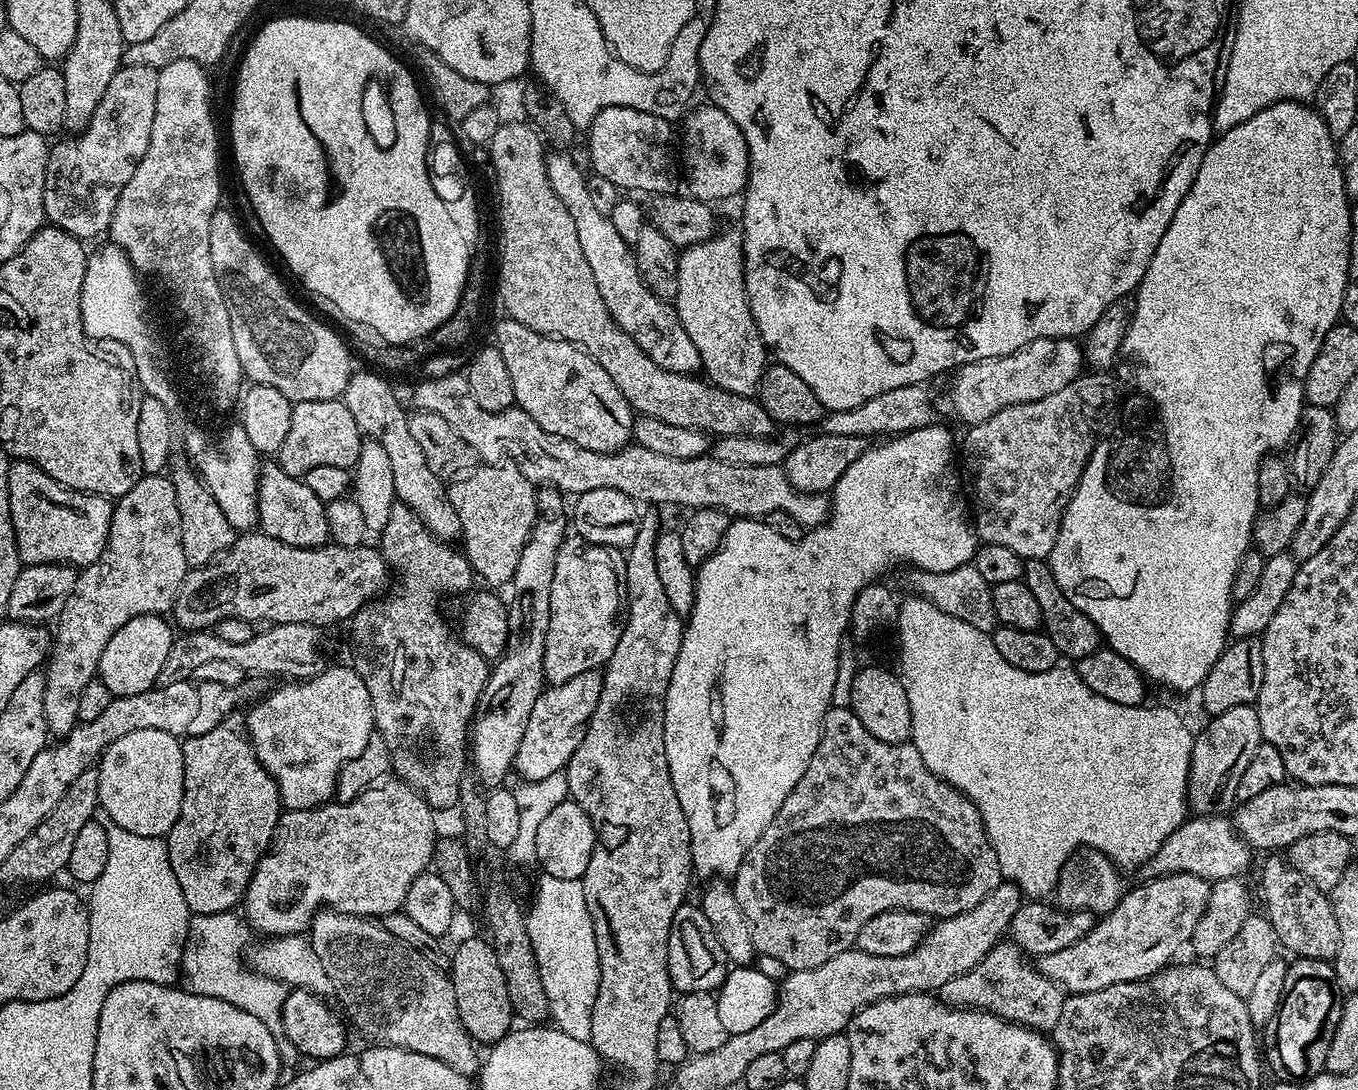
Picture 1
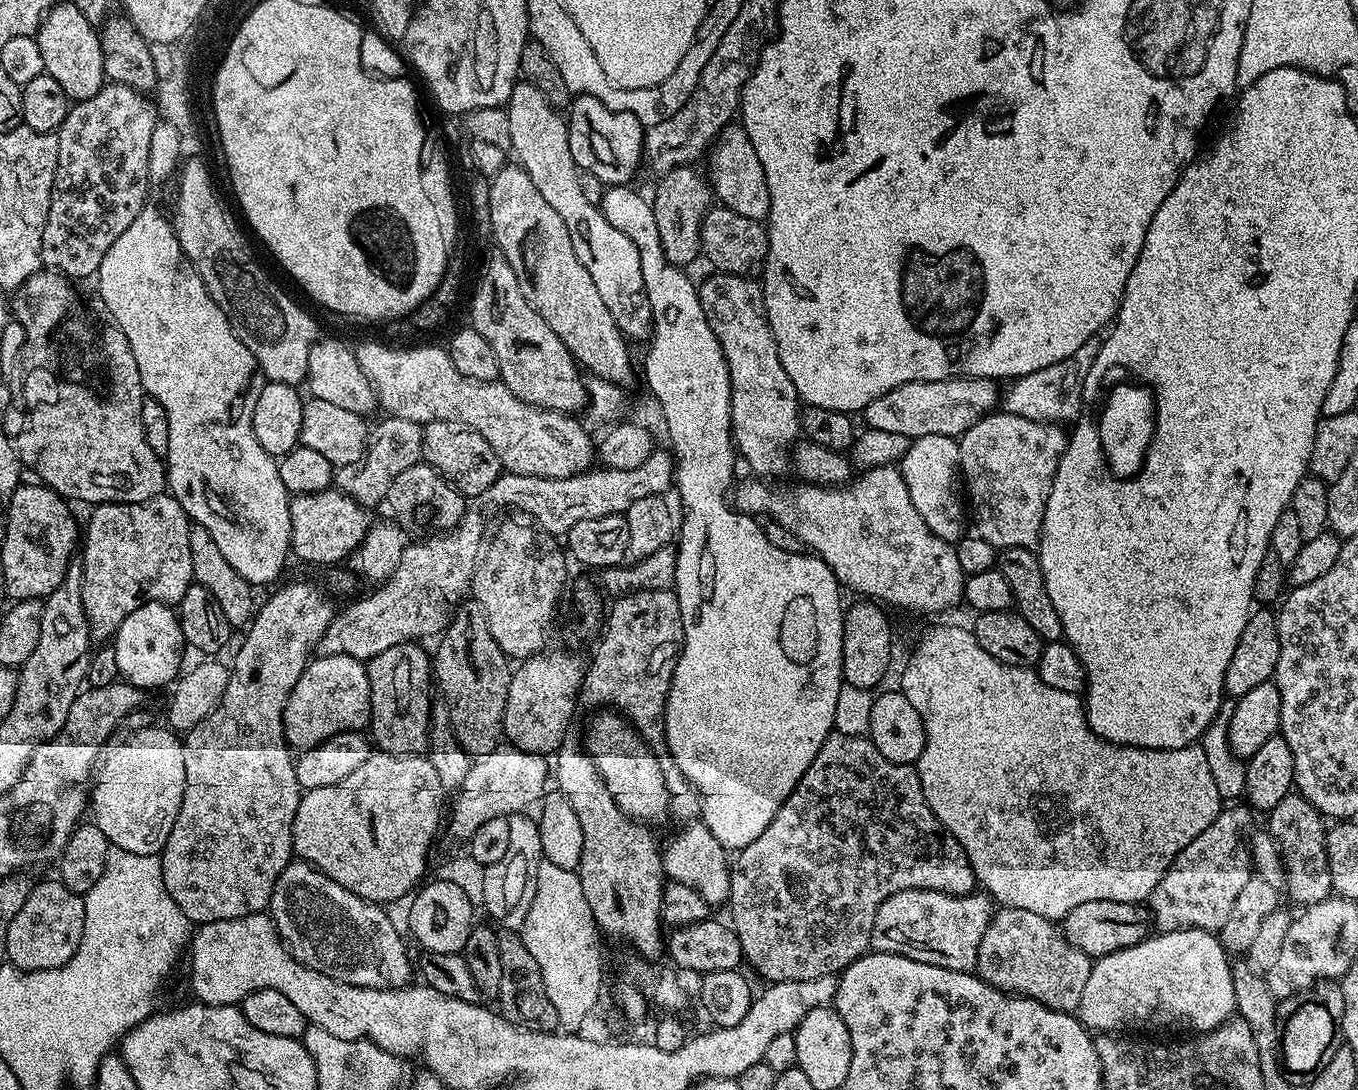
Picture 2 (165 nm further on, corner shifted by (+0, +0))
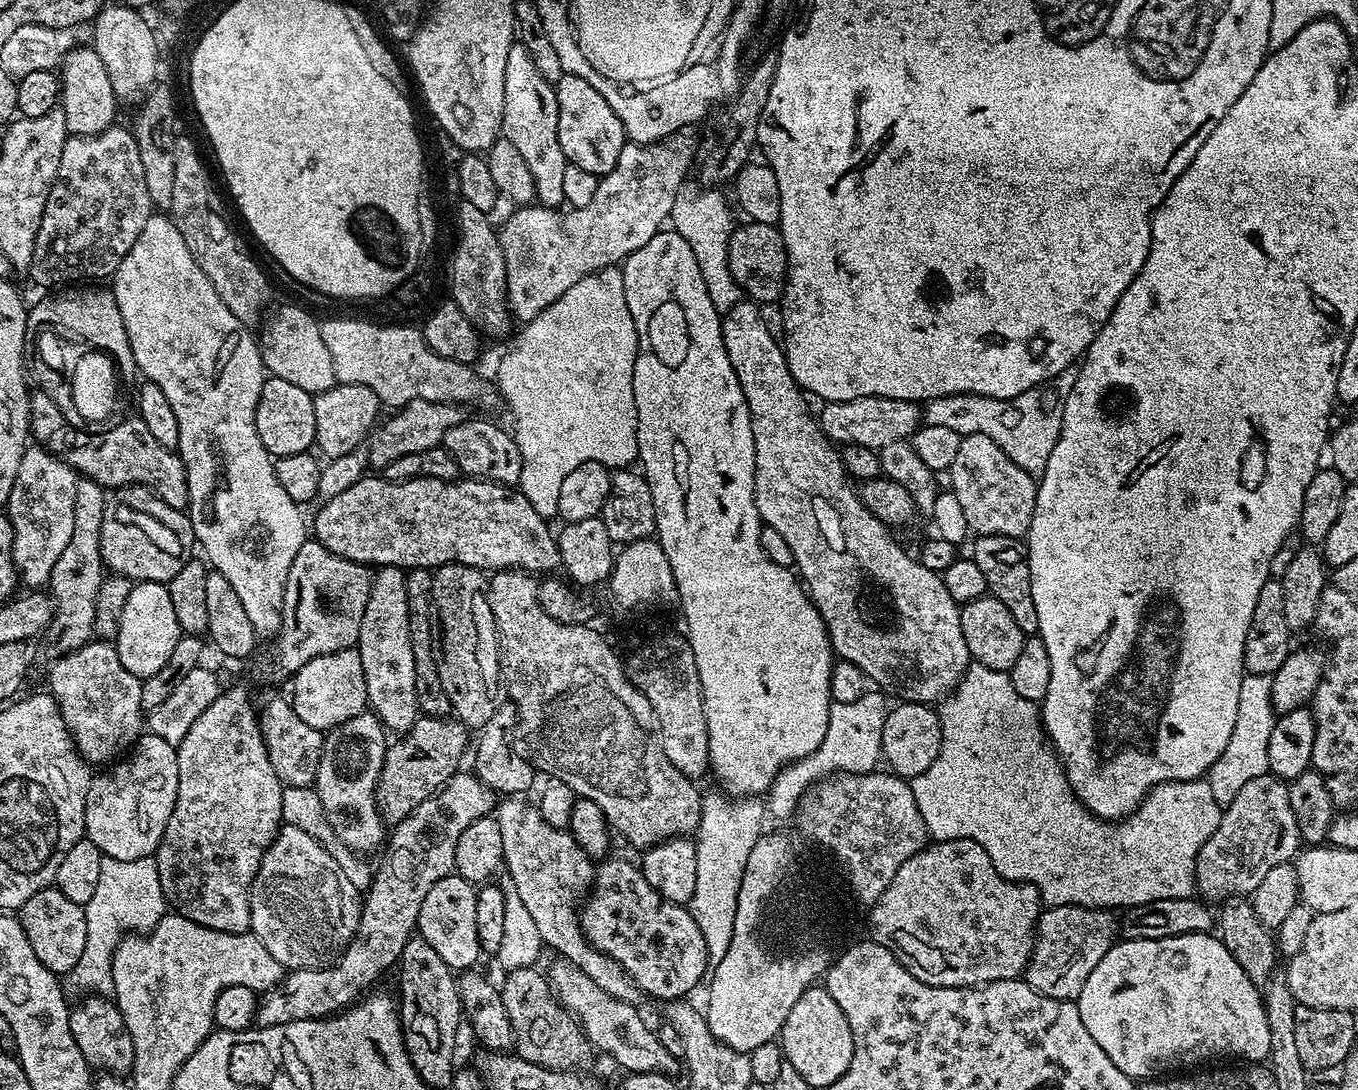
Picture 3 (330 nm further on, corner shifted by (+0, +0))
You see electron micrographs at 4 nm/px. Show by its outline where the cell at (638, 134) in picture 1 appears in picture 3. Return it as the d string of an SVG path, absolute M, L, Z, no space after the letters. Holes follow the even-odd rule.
M565 72L563 78L554 87L558 102L558 142L562 146L562 154L570 164L582 166L582 170L590 170L590 174L595 176L605 176L607 172L614 170L618 162L618 154L622 154L626 143L623 120L618 118L618 114L614 114L610 102L606 102L606 98L602 98L602 94L598 94L598 90L594 90L594 86L586 82L586 78L578 78L574 74Z

